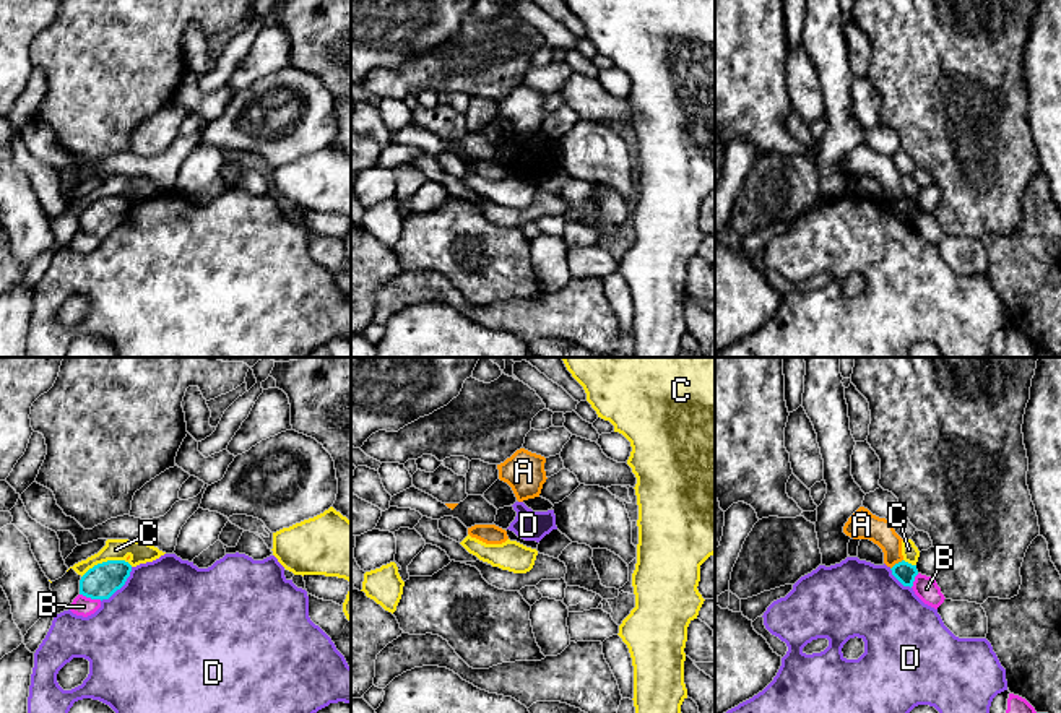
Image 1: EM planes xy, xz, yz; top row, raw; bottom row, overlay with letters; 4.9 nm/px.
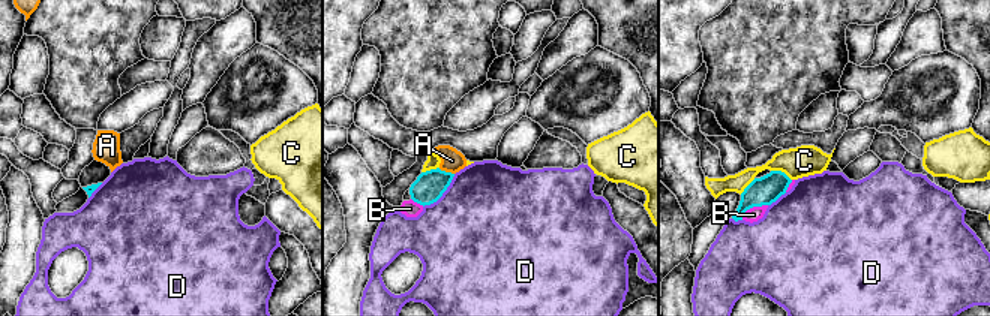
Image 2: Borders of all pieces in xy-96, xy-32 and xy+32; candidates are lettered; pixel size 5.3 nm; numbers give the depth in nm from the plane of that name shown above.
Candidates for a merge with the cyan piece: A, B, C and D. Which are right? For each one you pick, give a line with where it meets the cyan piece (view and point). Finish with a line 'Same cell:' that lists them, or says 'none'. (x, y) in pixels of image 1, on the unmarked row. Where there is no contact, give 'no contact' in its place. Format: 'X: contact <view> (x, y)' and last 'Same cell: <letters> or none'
Same cell: none

